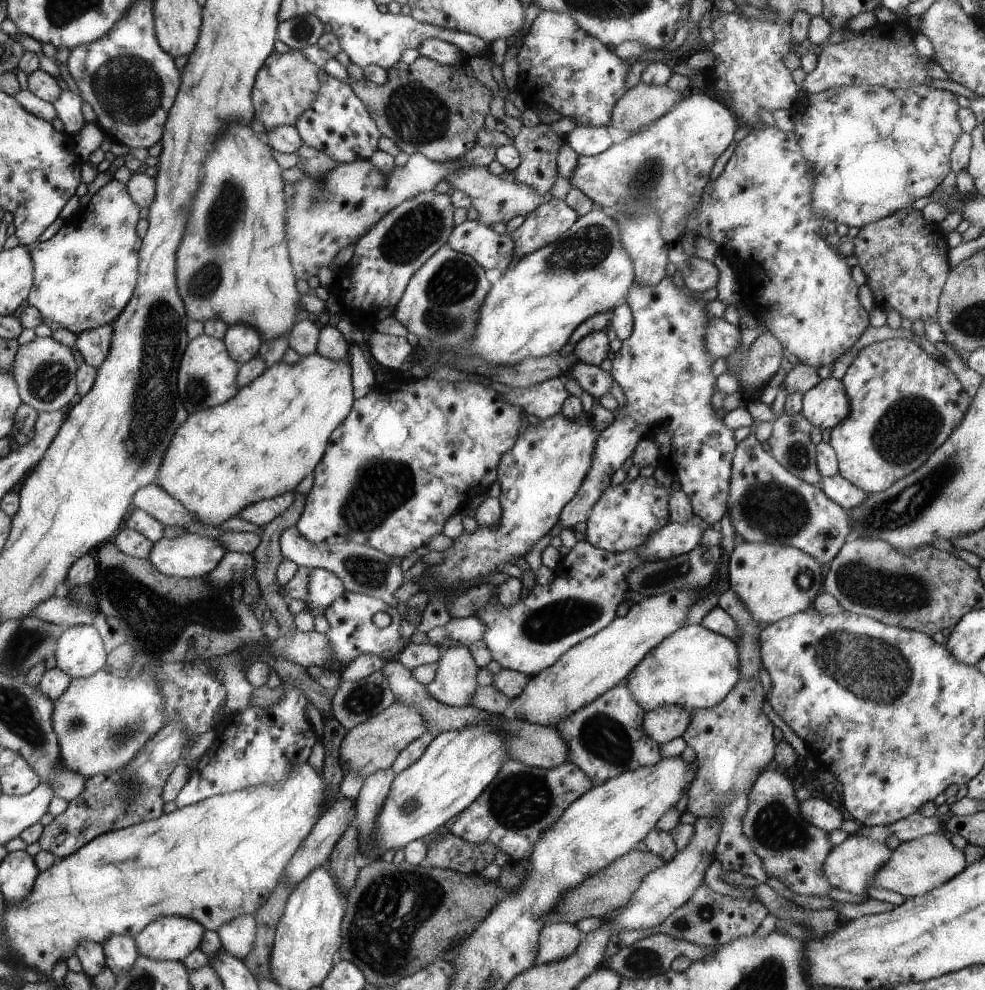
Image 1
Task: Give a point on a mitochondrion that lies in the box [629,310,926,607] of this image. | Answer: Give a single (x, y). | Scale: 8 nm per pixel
(775, 511)

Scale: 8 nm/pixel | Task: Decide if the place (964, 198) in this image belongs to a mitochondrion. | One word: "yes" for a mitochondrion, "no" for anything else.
no

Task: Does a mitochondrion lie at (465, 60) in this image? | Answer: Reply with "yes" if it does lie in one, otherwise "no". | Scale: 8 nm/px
no

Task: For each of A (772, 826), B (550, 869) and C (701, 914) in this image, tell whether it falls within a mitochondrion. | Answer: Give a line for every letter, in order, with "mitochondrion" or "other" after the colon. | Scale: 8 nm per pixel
A: mitochondrion
B: other
C: mitochondrion

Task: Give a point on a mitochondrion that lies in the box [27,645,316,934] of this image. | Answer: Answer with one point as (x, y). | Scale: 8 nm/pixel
(133, 780)

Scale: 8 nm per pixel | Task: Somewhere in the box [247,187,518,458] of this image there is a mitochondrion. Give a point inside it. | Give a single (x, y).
(450, 286)

